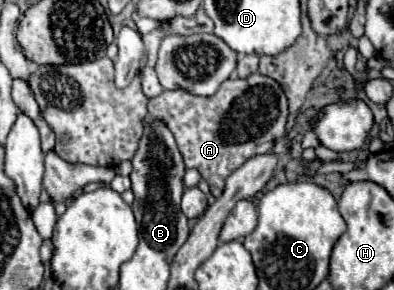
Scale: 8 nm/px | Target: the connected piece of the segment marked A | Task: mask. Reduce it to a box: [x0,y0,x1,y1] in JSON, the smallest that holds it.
[148,72,288,198]

